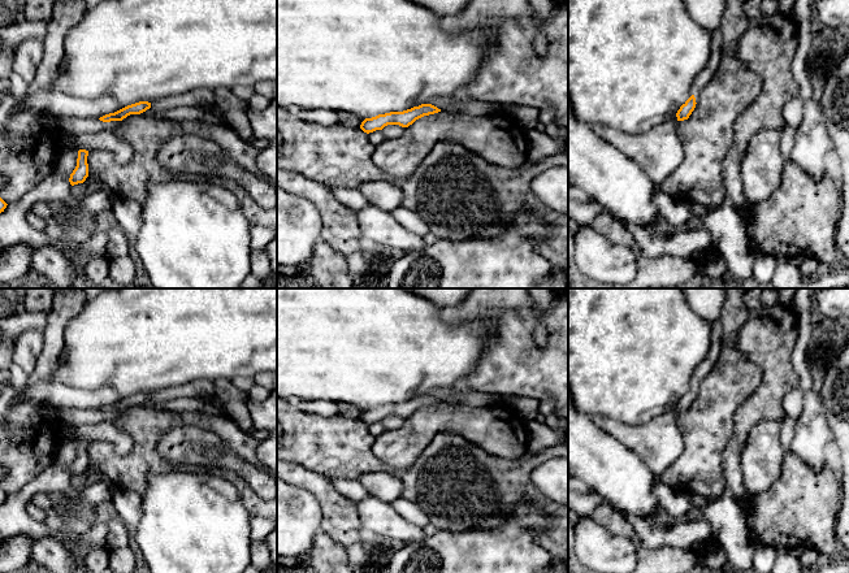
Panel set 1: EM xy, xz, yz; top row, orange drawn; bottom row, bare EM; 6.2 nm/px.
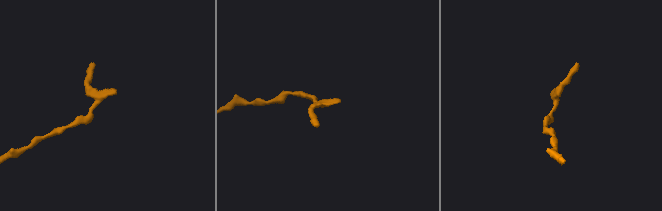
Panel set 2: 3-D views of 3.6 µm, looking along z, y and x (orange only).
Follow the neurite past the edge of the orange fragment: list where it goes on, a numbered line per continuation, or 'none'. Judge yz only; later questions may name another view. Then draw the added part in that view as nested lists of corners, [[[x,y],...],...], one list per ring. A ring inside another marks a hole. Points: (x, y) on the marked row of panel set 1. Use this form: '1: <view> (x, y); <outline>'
none

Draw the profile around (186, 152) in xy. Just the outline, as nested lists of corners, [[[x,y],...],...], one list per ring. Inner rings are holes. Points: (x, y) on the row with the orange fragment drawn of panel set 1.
[[[179,134],[169,139],[157,152],[157,161],[161,169],[170,173],[195,173],[202,174],[203,162],[209,156],[218,156],[217,144],[196,134]]]

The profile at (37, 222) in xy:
[[[29,209],[26,213],[26,221],[33,229],[38,231],[46,231],[48,225],[44,218],[36,216],[31,209]]]

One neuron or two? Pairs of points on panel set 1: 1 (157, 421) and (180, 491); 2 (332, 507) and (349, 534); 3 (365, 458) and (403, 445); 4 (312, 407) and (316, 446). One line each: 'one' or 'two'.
1: two
2: one
3: two
4: two

